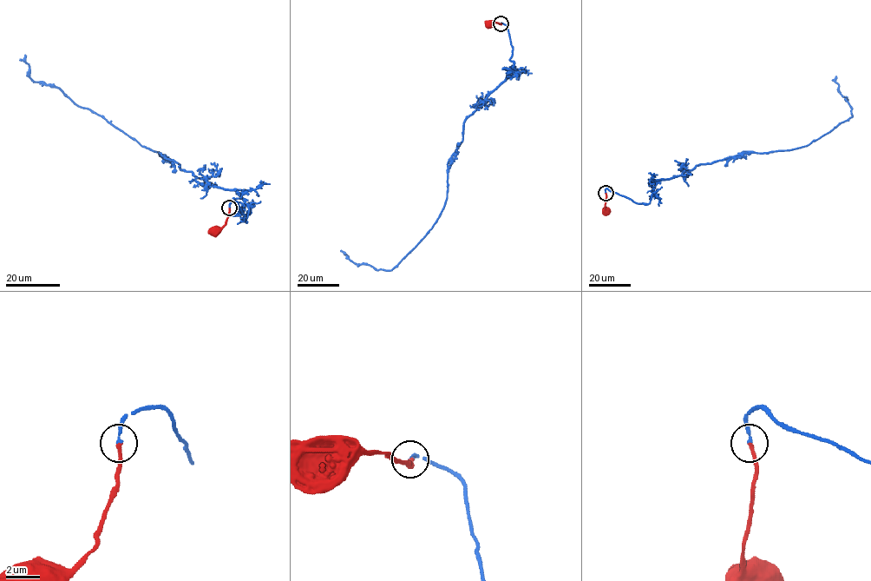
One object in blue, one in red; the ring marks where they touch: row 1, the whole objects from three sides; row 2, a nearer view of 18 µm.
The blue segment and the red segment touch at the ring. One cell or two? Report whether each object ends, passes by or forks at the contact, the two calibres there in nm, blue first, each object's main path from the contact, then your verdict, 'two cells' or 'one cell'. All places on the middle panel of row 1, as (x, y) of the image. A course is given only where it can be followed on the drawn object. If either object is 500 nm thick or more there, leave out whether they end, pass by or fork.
blue ends there; red ends there; 200 nm thick on the blue side, 220 nm on the other; blue runs (500, 23), (507, 27), (515, 70), (465, 120), (436, 222), (390, 270), (356, 264), (345, 254); red runs (500, 23), (485, 22); one cell

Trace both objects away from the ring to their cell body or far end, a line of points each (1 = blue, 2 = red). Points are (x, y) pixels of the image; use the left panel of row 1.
1: (229, 207), (238, 203), (246, 221), (249, 207), (236, 191), (198, 178), (57, 88), (34, 82), (25, 55)
2: (229, 207), (226, 222), (208, 233)

